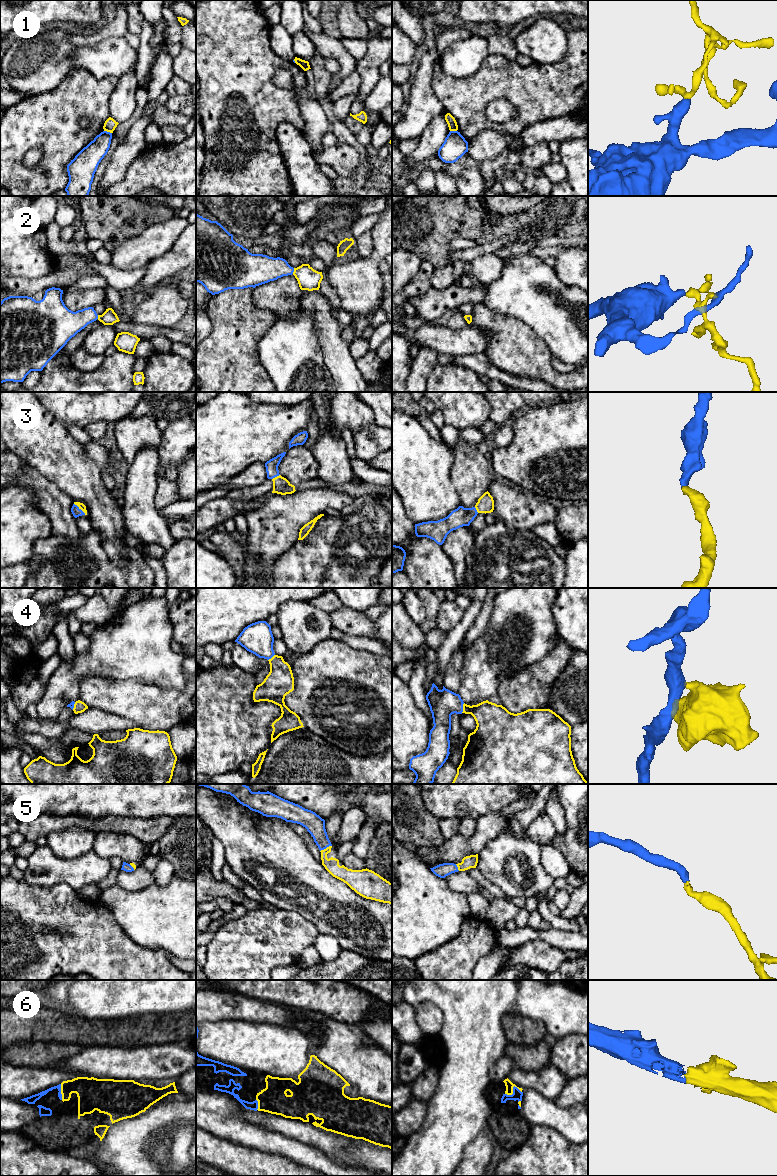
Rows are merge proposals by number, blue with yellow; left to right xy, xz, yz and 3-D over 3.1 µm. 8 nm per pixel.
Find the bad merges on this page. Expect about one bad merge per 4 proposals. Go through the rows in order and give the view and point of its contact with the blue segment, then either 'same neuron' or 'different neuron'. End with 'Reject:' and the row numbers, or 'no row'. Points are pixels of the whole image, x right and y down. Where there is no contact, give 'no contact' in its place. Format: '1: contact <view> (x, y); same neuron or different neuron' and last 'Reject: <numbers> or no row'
1: contact xy (108, 132); different neuron
2: contact xz (293, 271); same neuron
3: contact xy (80, 509); same neuron
4: contact yz (462, 708); same neuron
5: contact xz (325, 848); same neuron
6: contact yz (513, 1090); same neuron
Reject: 1

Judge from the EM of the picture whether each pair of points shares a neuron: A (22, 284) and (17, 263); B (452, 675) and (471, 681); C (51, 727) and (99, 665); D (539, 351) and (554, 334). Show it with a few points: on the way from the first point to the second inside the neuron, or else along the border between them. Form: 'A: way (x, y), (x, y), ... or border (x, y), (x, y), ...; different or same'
A: border (44, 275), (38, 278), (10, 277); different
B: border (464, 655), (460, 668), (460, 686), (457, 693); different
C: border (36, 719), (56, 720); different
D: border (529, 326), (542, 339), (553, 355); different

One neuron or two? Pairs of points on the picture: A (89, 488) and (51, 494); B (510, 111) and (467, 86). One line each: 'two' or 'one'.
A: two
B: two

